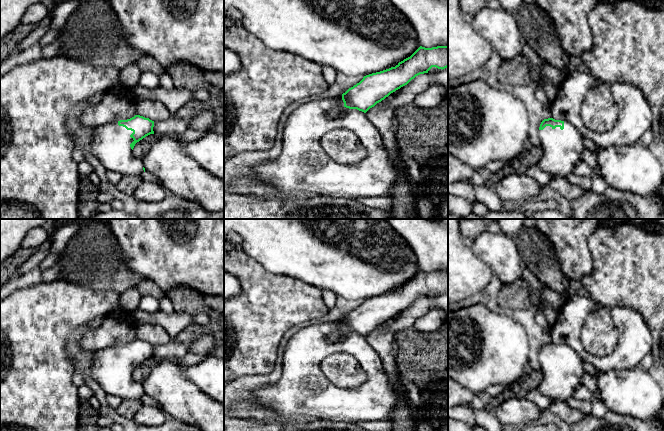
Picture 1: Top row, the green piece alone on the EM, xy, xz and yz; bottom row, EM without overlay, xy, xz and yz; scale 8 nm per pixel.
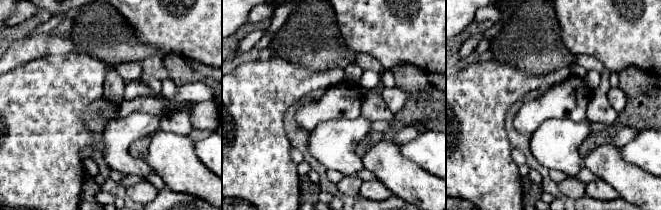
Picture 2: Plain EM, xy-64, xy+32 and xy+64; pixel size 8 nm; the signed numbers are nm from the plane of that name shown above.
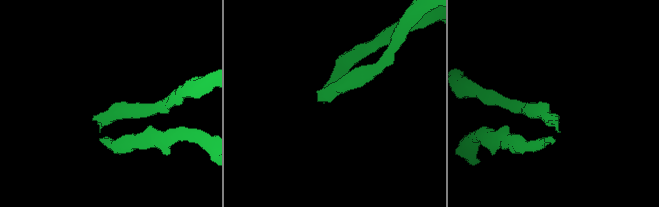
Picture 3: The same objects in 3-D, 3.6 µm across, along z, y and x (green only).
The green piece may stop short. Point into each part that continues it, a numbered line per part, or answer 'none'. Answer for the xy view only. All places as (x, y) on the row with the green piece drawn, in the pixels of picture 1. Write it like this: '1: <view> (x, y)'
1: xy (110, 144)

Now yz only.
1: yz (562, 149)

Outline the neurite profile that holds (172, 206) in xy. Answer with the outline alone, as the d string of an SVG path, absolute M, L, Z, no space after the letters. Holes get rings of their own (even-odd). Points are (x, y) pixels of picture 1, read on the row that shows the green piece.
M172 193L158 202L139 201L134 213L140 219L208 219L210 216L197 202Z

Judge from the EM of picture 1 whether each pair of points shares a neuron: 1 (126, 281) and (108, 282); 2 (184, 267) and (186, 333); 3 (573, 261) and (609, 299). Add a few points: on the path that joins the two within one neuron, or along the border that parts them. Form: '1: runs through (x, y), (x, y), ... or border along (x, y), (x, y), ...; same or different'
1: runs through (122, 281), (112, 281); same
2: border along (165, 292), (176, 286), (188, 286), (202, 295); different
3: border along (590, 251), (592, 271), (578, 280); different

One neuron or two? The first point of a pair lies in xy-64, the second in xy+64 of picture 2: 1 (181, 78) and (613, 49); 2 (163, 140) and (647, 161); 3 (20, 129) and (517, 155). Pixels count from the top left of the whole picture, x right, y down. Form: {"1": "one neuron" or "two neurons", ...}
{"1": "two neurons", "2": "two neurons", "3": "two neurons"}

